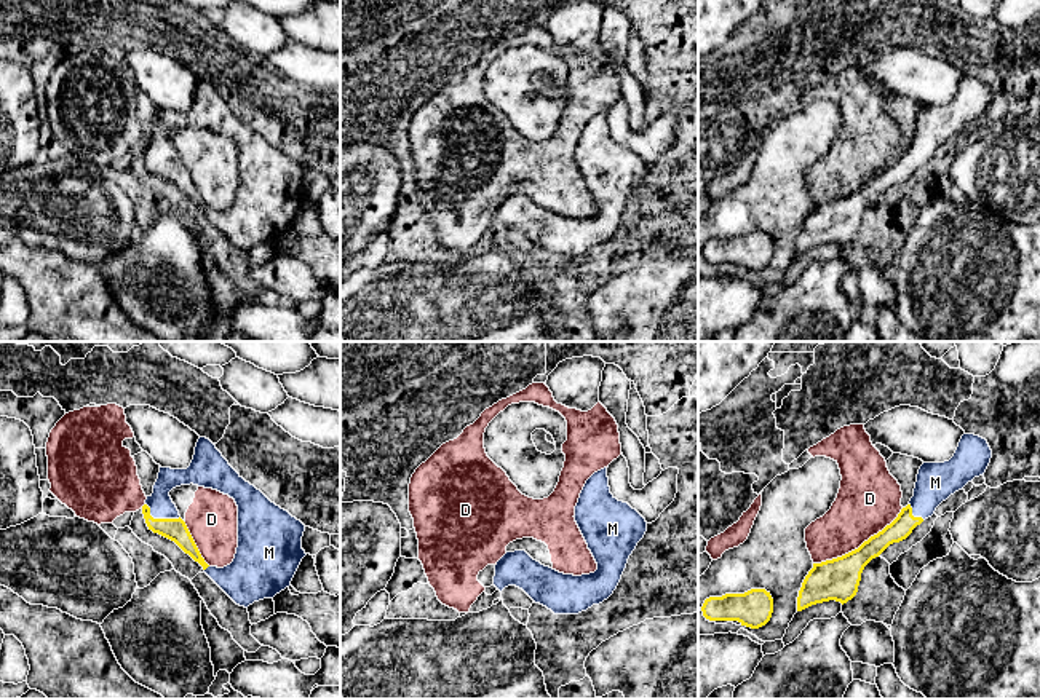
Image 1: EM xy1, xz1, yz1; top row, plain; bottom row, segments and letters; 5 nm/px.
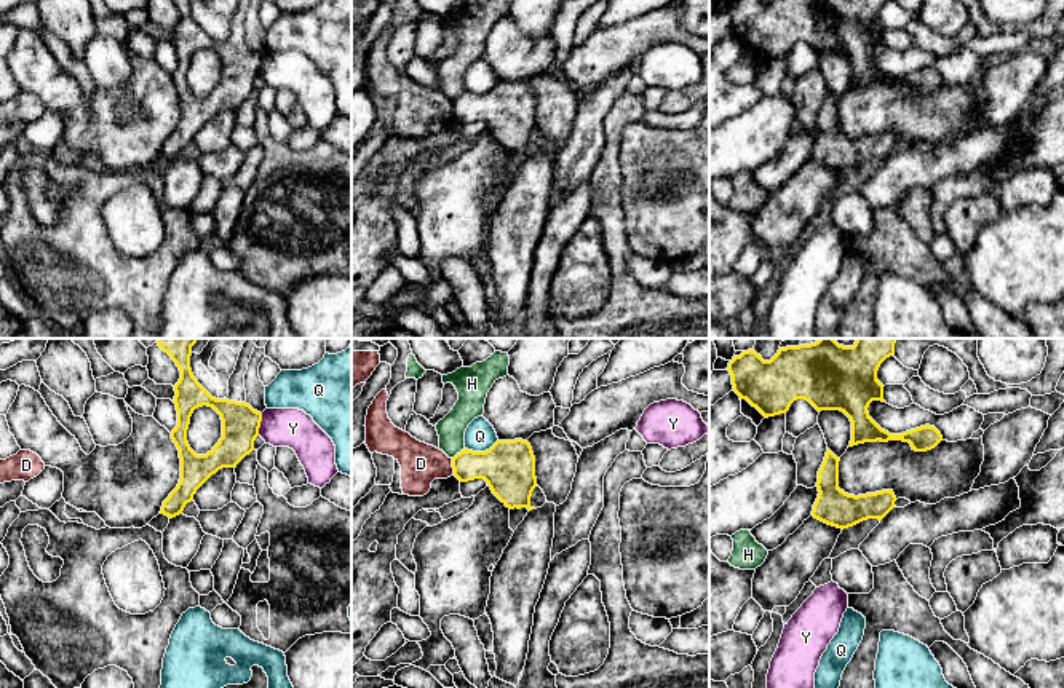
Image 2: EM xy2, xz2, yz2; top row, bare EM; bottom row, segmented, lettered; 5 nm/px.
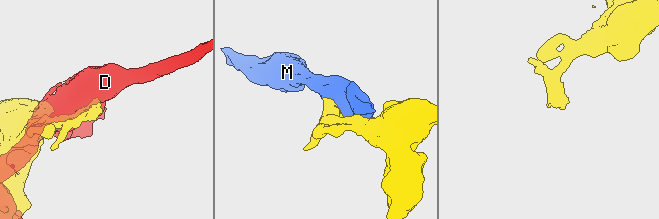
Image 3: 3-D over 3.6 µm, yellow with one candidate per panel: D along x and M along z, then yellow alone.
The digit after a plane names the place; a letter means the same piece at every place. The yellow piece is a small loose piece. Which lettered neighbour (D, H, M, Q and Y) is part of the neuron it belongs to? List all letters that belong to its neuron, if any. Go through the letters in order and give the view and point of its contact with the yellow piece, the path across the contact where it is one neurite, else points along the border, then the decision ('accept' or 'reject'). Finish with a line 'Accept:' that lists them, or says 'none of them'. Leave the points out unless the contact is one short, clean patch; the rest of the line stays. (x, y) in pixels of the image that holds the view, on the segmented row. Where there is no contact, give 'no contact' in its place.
D: contact yz1 (860, 546); reject
H: contact xz2 (460, 452); reject
M: contact xy1 (160, 519); way xy1 (176, 530), (160, 519), (160, 503); accept
Q: contact xz2 (481, 452); reject
Y: contact xy2 (259, 425); border xy2 (262, 414), (258, 434); reject
Accept: M

